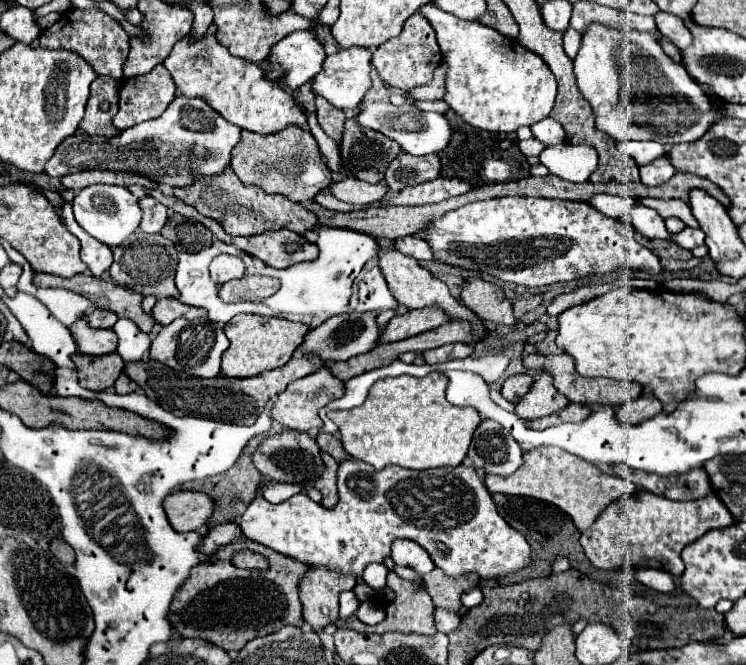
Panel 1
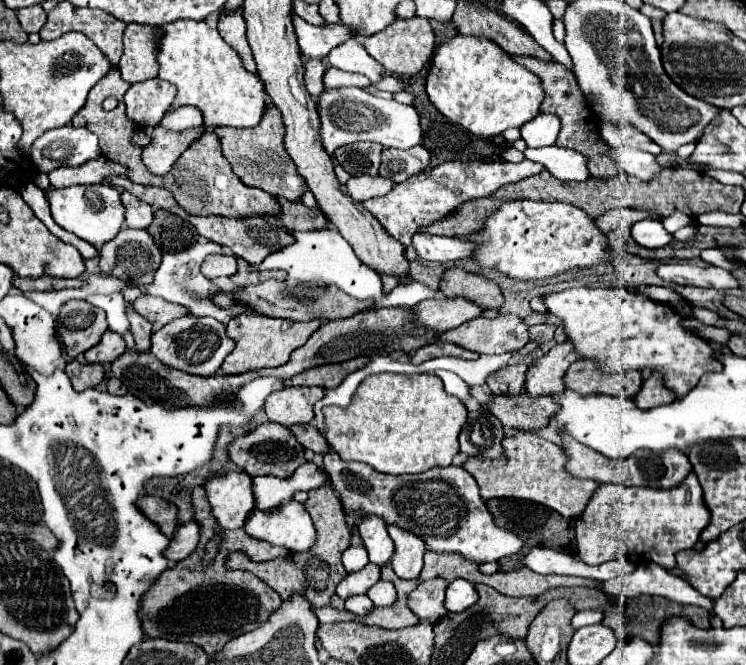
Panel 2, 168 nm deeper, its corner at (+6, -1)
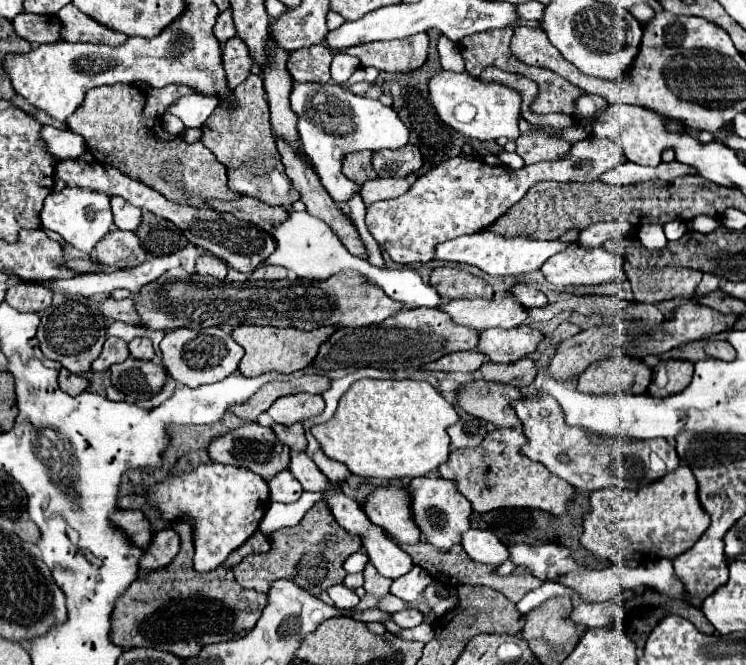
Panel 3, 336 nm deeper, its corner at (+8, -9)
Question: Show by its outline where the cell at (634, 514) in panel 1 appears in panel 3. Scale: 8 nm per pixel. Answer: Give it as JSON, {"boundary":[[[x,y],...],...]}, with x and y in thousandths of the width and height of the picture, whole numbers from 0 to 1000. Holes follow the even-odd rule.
{"boundary":[[[924,701],[891,713],[881,725],[857,737],[808,734],[792,743],[792,770],[782,785],[779,818],[803,839],[835,833],[862,845],[881,839],[908,839],[924,827],[950,794],[953,779],[942,767],[934,746],[934,725]]]}

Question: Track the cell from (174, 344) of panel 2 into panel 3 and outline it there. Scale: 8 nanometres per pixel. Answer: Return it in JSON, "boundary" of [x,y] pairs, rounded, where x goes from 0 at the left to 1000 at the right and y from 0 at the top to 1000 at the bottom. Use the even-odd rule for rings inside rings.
{"boundary":[[[296,493],[283,496],[229,496],[221,502],[216,514],[218,529],[218,547],[229,568],[235,568],[240,577],[248,577],[253,583],[264,583],[272,577],[280,577],[277,571],[299,571],[307,562],[320,556],[320,544],[326,538],[326,523],[310,508],[310,502],[299,499]]]}

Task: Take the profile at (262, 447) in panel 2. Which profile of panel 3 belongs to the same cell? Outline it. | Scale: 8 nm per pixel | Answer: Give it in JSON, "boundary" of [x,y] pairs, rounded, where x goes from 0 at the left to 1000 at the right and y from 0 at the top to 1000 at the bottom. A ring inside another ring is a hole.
{"boundary":[[[331,635],[320,641],[318,647],[310,647],[294,659],[286,659],[280,665],[280,689],[296,698],[310,698],[310,701],[326,701],[342,713],[347,713],[353,722],[363,722],[371,710],[382,707],[387,701],[387,674],[379,671],[363,644],[355,644],[345,635]]]}

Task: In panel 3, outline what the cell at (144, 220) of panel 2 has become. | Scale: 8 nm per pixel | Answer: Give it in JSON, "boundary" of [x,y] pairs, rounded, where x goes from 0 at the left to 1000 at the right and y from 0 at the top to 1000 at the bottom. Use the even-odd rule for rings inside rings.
{"boundary":[[[160,295],[149,298],[149,316],[151,316],[151,337],[160,346],[184,346],[189,337],[189,316],[184,310],[176,310]]]}

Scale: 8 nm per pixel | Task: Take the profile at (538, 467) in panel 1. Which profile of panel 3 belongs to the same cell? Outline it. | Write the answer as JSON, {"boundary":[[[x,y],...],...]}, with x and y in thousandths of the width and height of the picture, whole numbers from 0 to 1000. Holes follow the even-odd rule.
{"boundary":[[[664,644],[661,650],[653,650],[647,665],[639,674],[615,674],[602,683],[602,692],[594,695],[586,710],[597,722],[607,722],[613,728],[613,737],[631,755],[637,770],[658,770],[666,764],[723,764],[733,767],[744,776],[757,770],[760,752],[768,746],[768,731],[755,725],[752,719],[744,719],[731,701],[723,701],[723,695],[712,695],[709,689],[701,689],[696,683],[696,671],[706,665],[701,659],[701,650],[696,644]]]}

